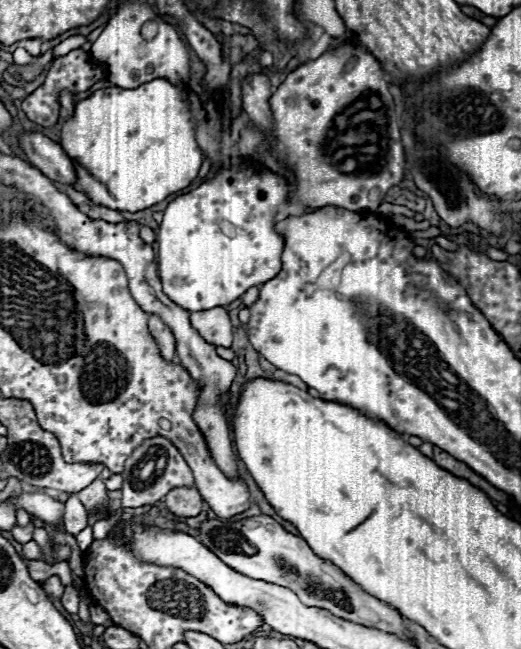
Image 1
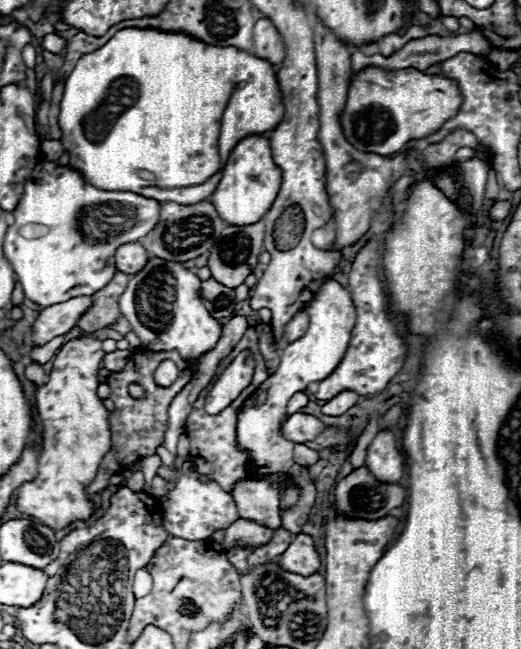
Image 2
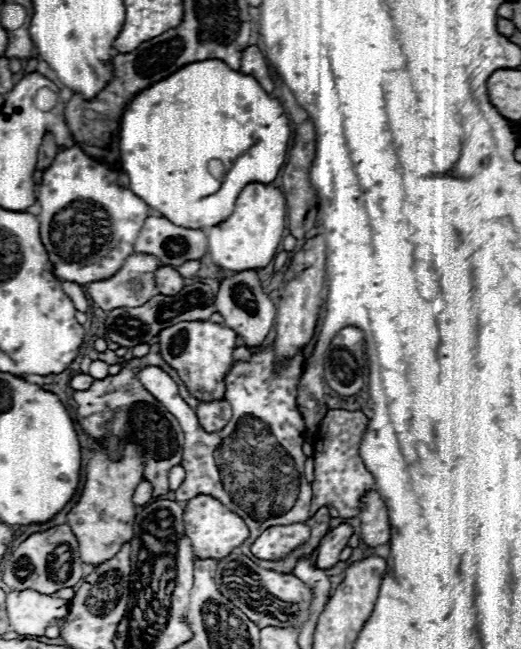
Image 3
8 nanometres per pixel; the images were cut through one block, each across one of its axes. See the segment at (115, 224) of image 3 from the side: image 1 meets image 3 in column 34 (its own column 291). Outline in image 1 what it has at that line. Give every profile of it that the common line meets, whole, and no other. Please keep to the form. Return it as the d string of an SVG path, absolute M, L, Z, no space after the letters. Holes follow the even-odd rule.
M242 166L220 168L212 180L172 200L164 210L164 220L157 230L156 242L160 246L157 264L164 292L176 304L188 308L190 312L228 306L230 302L238 300L246 290L262 286L262 282L276 278L282 268L280 256L284 250L284 236L274 228L276 214L278 212L298 214L300 204L289 203L290 190L284 176L264 166L248 166L242 170L238 168Z

